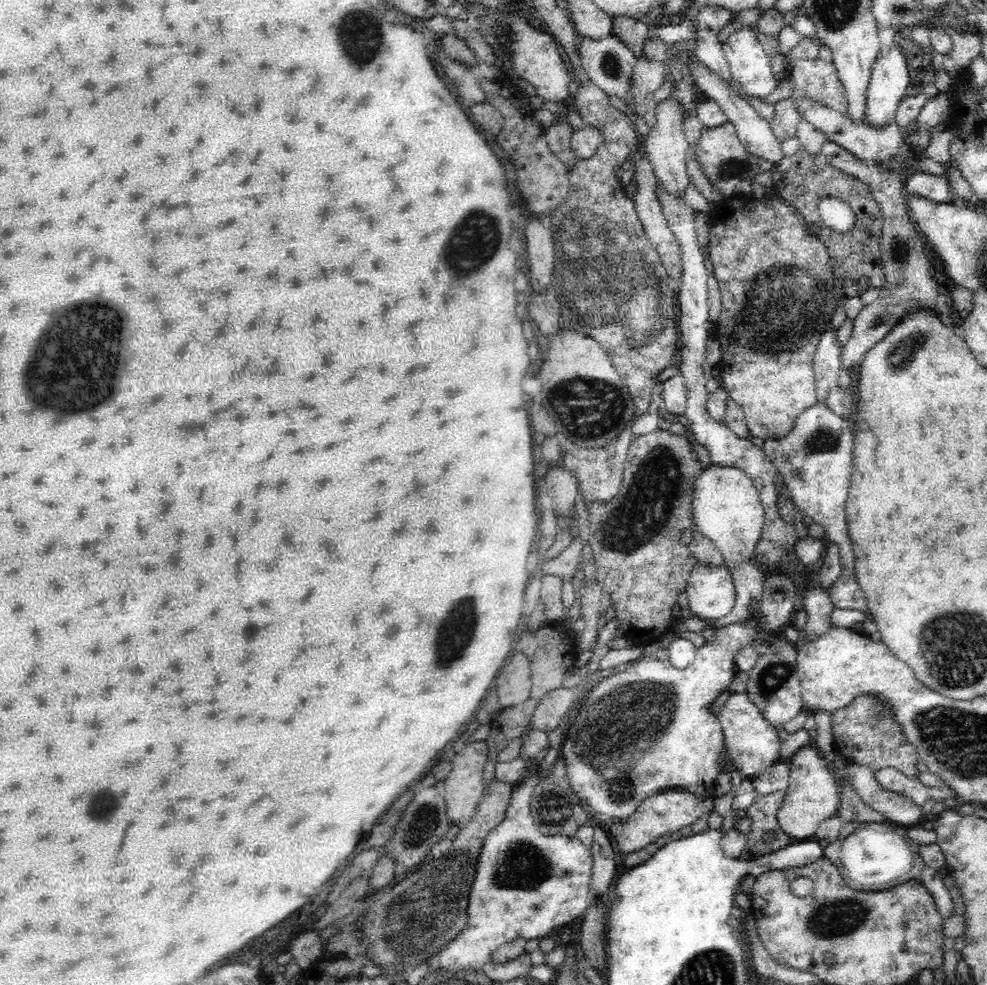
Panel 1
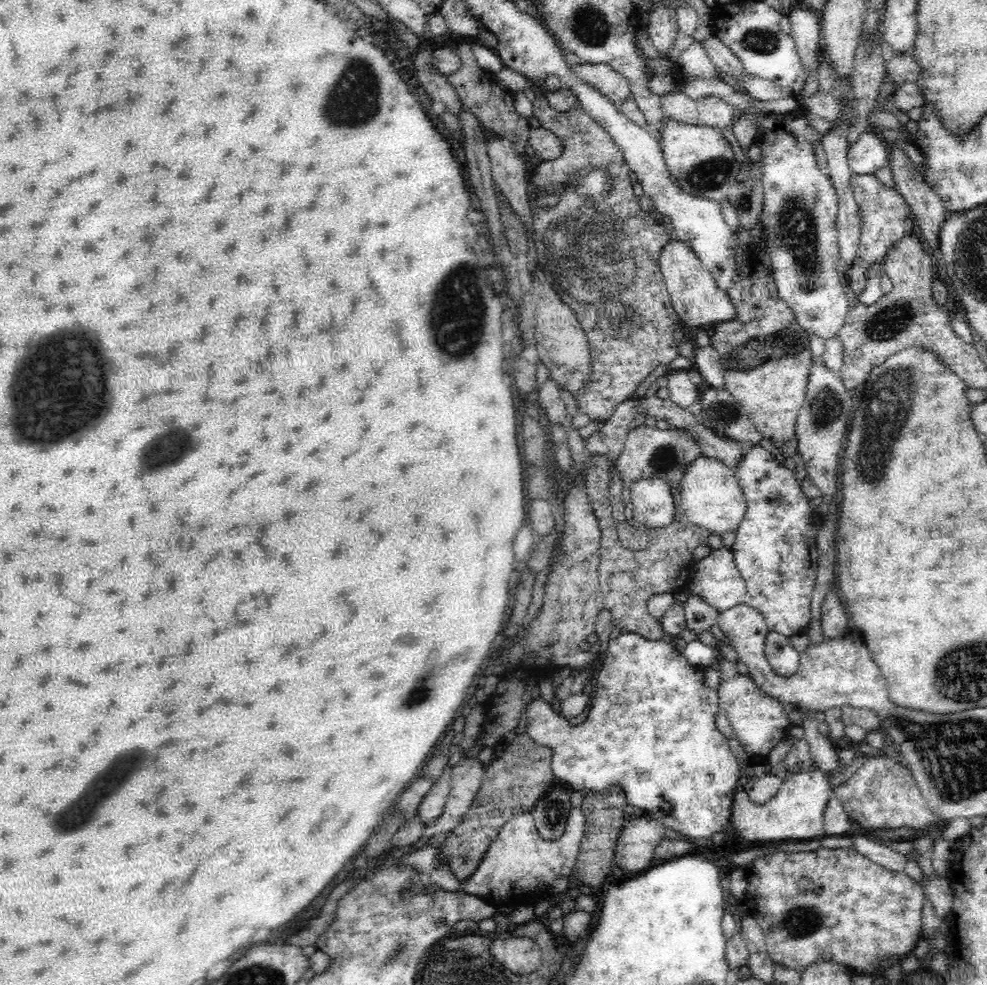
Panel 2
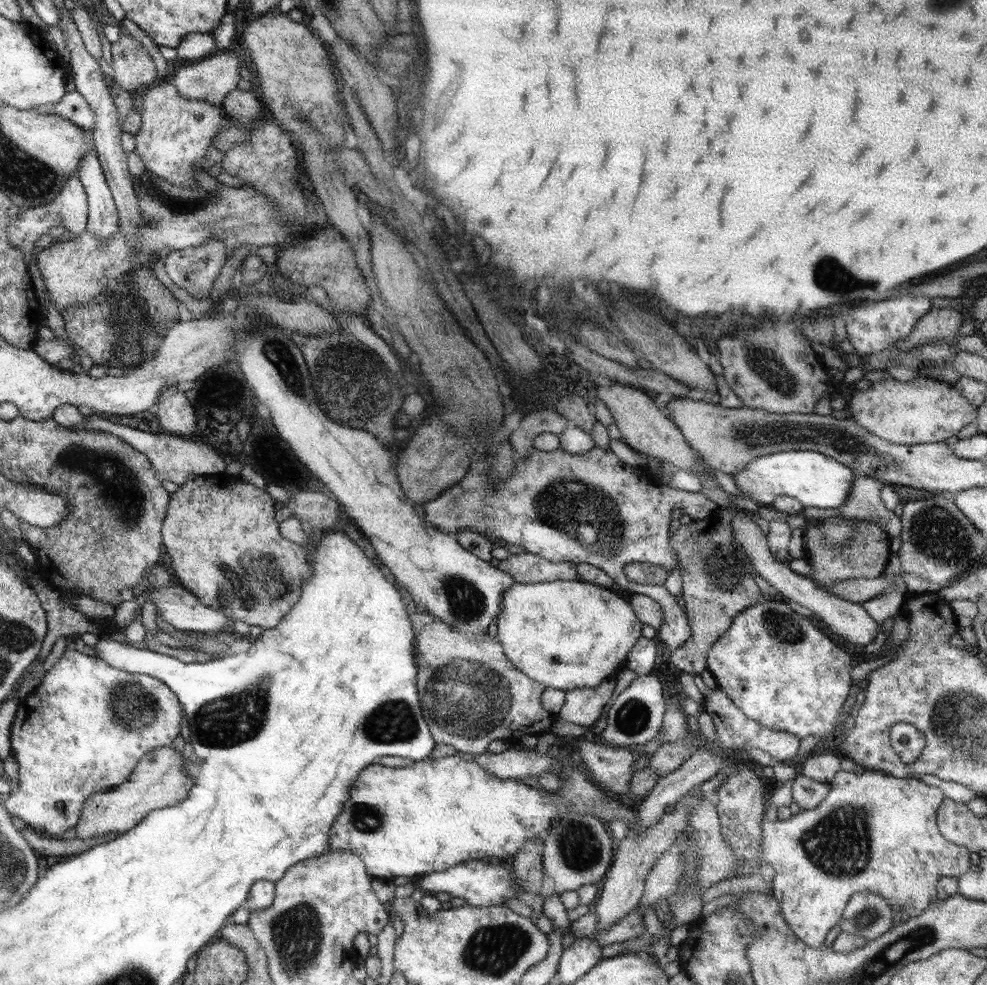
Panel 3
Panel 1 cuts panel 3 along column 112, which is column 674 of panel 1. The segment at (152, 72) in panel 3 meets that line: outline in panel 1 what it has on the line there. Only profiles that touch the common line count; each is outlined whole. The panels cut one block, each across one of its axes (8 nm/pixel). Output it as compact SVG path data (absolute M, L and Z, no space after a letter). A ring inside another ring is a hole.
M696 34L686 40L670 46L666 50L666 58L662 62L652 62L646 56L638 60L638 64L632 70L632 82L630 82L630 100L626 100L626 106L632 108L638 118L642 118L650 128L656 126L656 102L654 94L658 88L666 84L668 78L672 78L672 70L678 62L678 56L692 58L698 50L698 38Z

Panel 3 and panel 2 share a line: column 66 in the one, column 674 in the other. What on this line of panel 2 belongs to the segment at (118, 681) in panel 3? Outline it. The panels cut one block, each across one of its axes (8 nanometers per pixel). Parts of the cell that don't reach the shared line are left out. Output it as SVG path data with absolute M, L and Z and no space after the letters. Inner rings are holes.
M628 632L610 640L604 666L596 678L592 710L578 726L570 726L568 718L558 716L540 698L528 706L526 734L536 744L552 748L552 772L558 784L566 782L566 788L582 794L620 784L628 796L628 804L642 808L642 812L658 810L668 802L670 812L662 814L662 822L668 830L704 840L722 832L724 826L732 822L734 794L742 770L728 748L728 738L716 726L720 696L704 684L704 668L688 664L686 656L678 654L666 640L650 640L642 634Z

